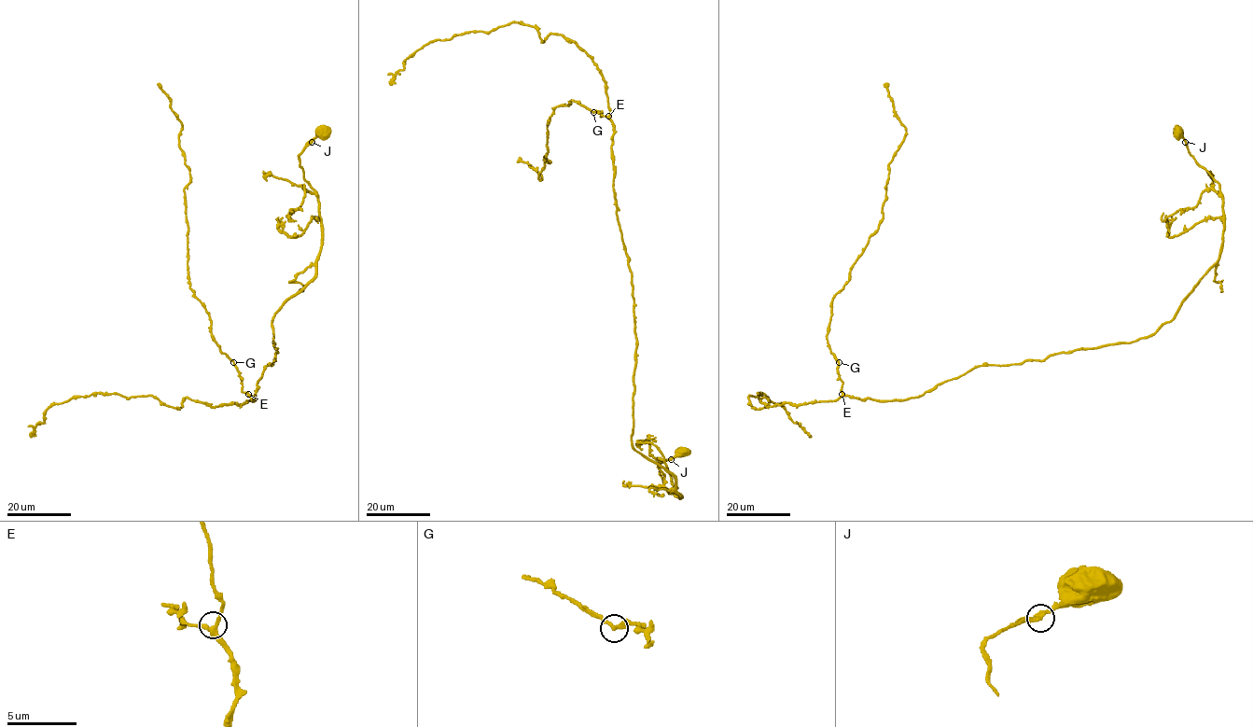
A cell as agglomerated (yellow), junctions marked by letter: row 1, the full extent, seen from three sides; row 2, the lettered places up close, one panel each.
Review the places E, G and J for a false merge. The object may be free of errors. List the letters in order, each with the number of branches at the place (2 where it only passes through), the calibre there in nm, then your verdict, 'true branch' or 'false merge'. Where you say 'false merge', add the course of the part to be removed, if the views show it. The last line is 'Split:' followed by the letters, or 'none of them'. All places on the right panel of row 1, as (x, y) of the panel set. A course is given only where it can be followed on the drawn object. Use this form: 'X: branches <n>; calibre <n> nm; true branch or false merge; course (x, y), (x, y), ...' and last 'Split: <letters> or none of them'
E: branches 3; calibre 320 nm; true branch
G: branches 2; calibre 200 nm; true branch
J: branches 2; calibre 280 nm; true branch
Split: none of them

